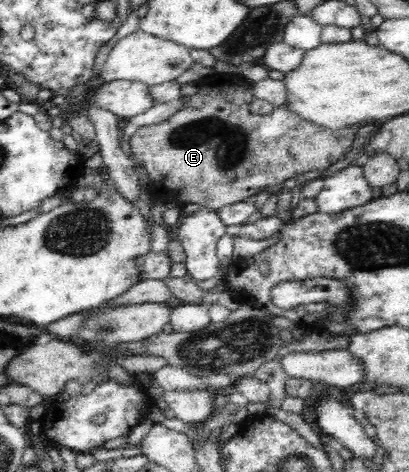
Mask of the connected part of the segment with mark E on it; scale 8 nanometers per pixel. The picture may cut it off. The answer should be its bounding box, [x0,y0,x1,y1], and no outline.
[128,78,368,211]

